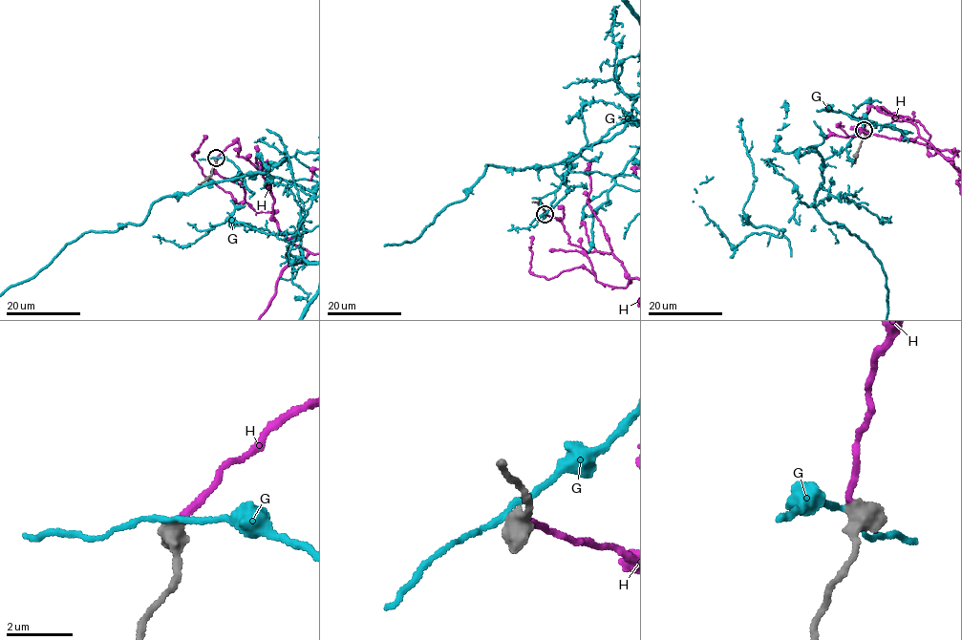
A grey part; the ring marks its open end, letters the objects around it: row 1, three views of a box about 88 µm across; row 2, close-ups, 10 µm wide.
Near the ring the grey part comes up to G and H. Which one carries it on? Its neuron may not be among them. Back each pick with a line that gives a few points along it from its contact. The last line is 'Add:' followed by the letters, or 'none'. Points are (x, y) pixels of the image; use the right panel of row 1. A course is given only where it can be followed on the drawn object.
Add: H

